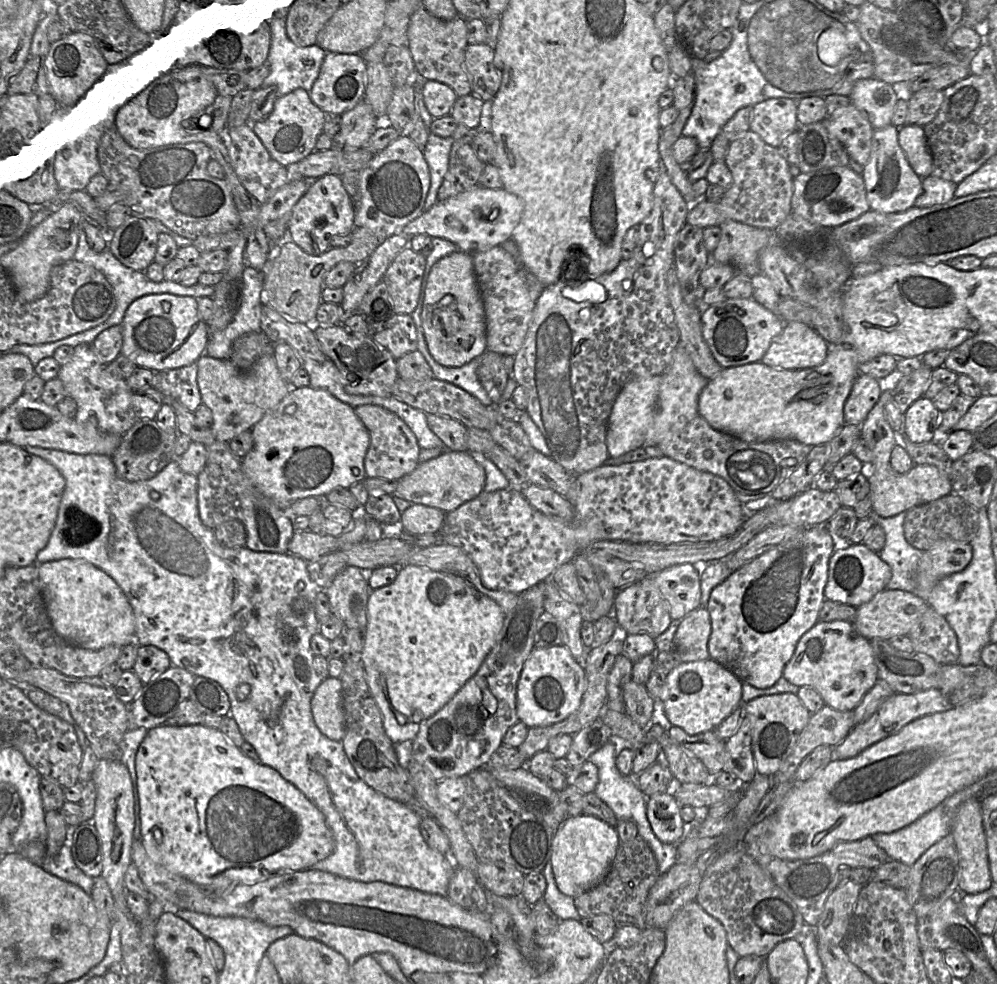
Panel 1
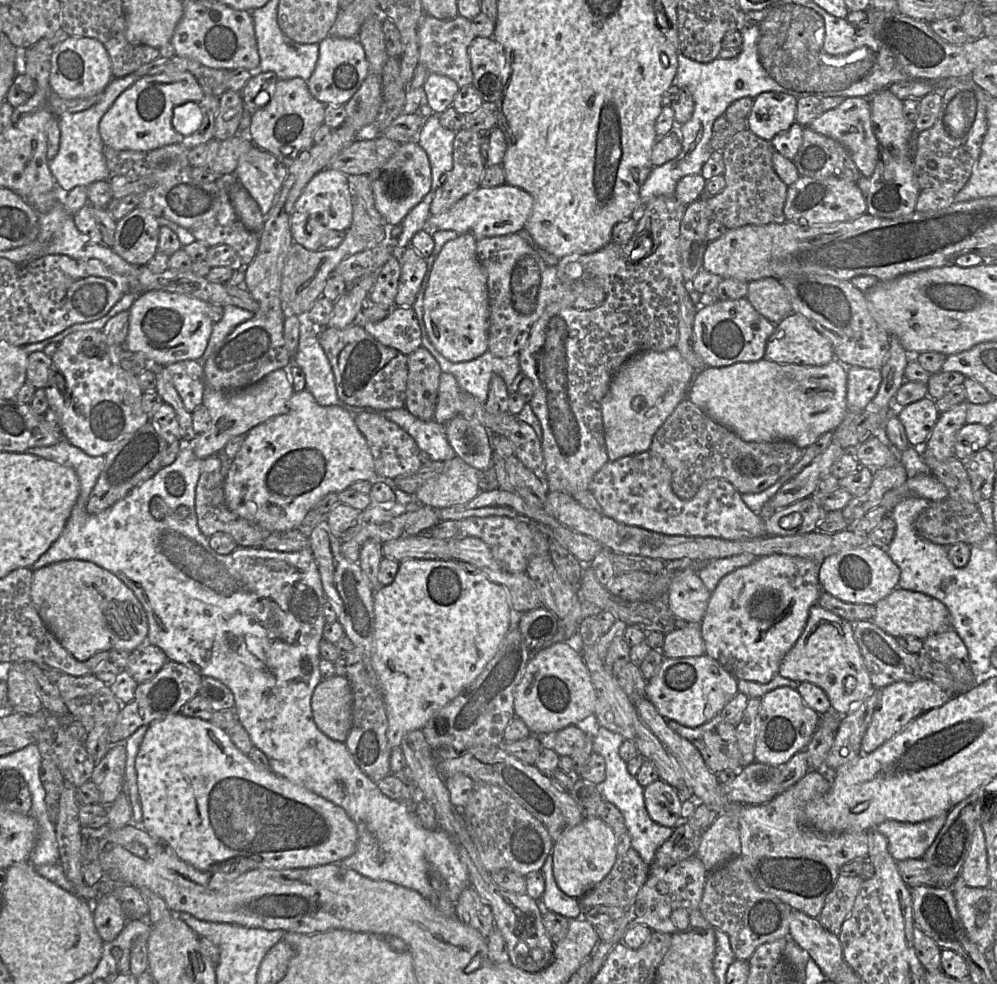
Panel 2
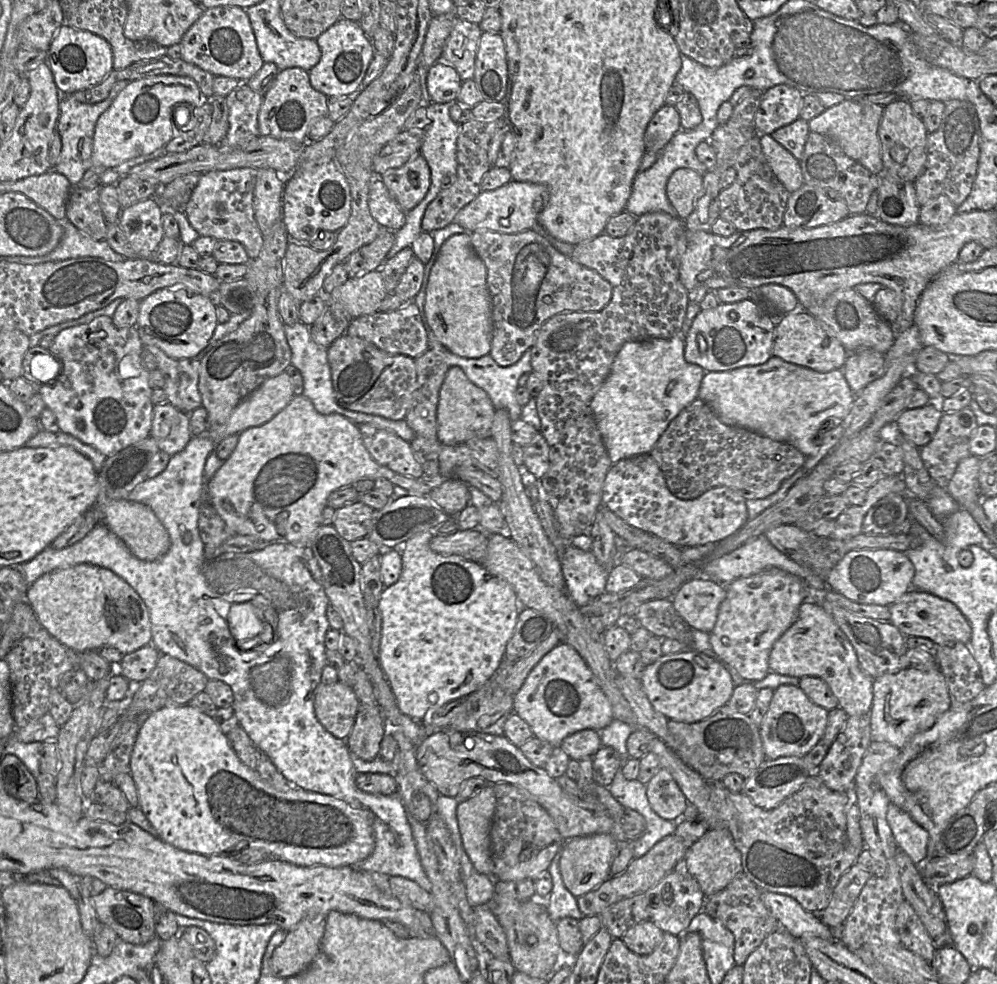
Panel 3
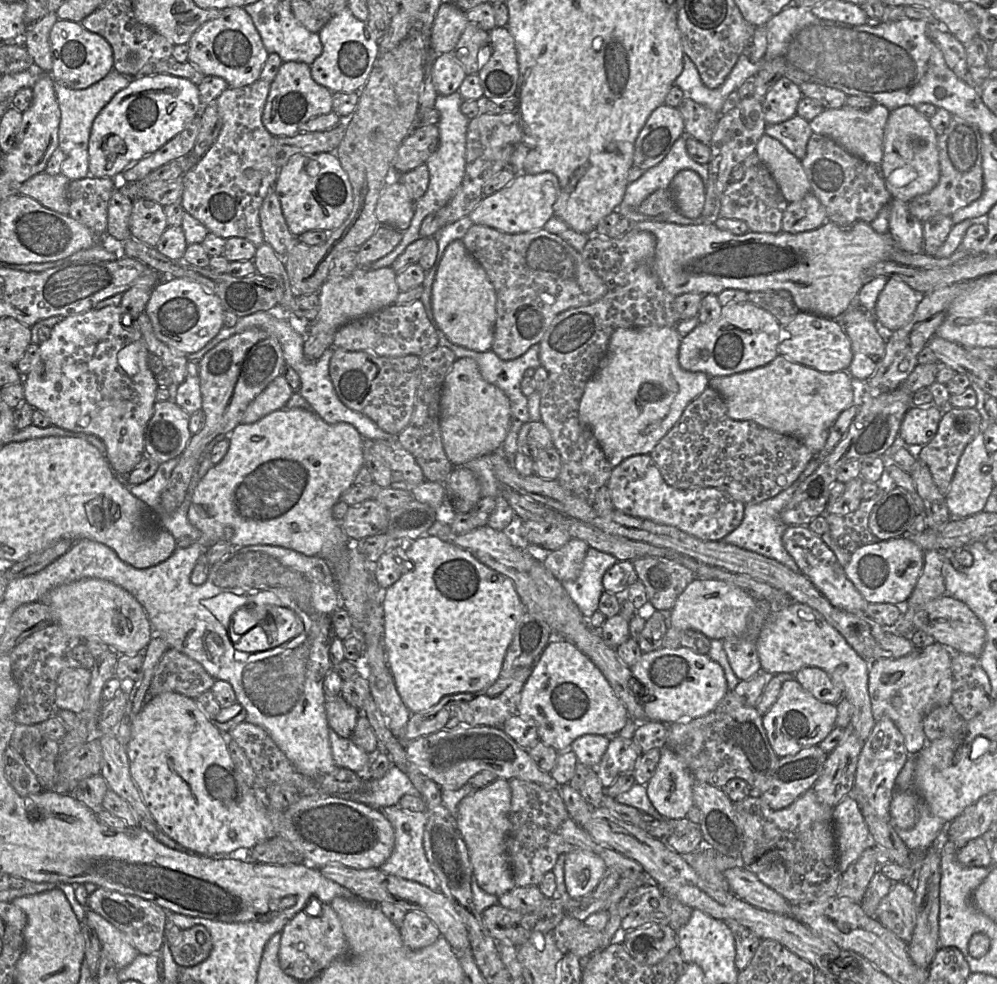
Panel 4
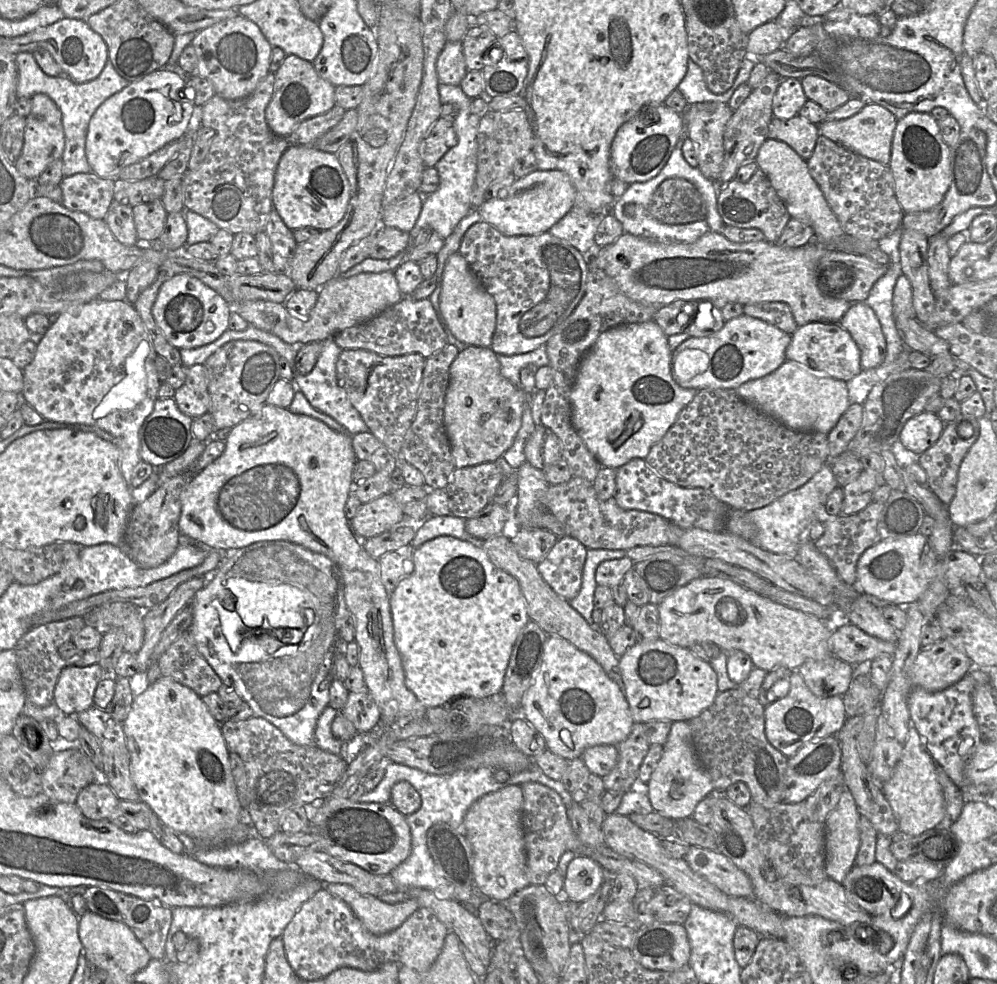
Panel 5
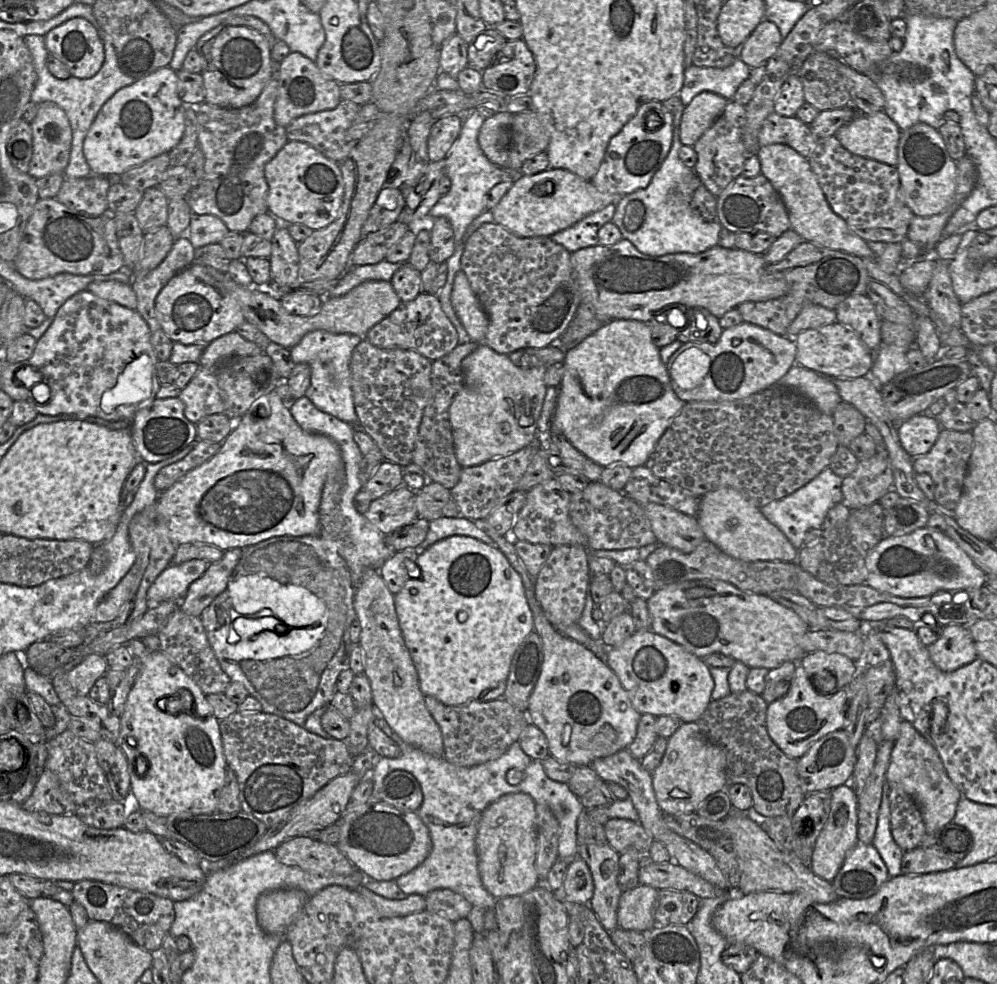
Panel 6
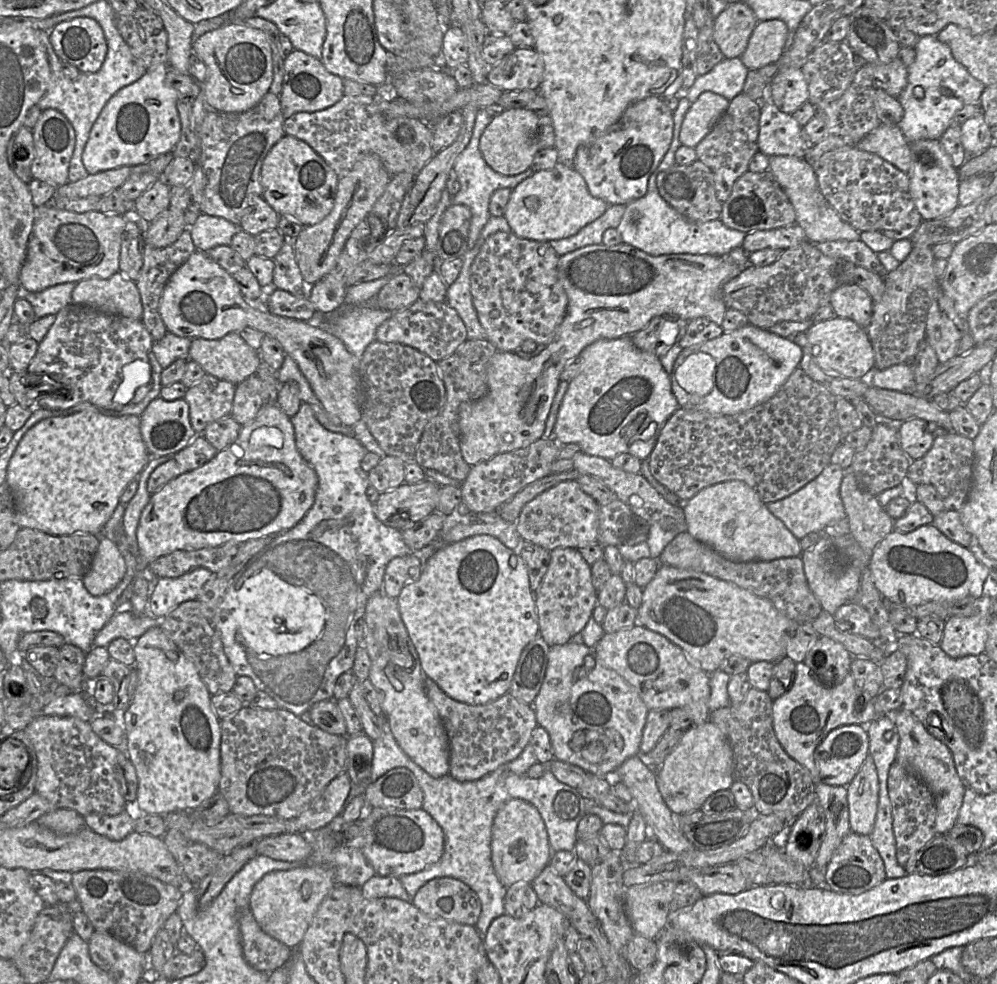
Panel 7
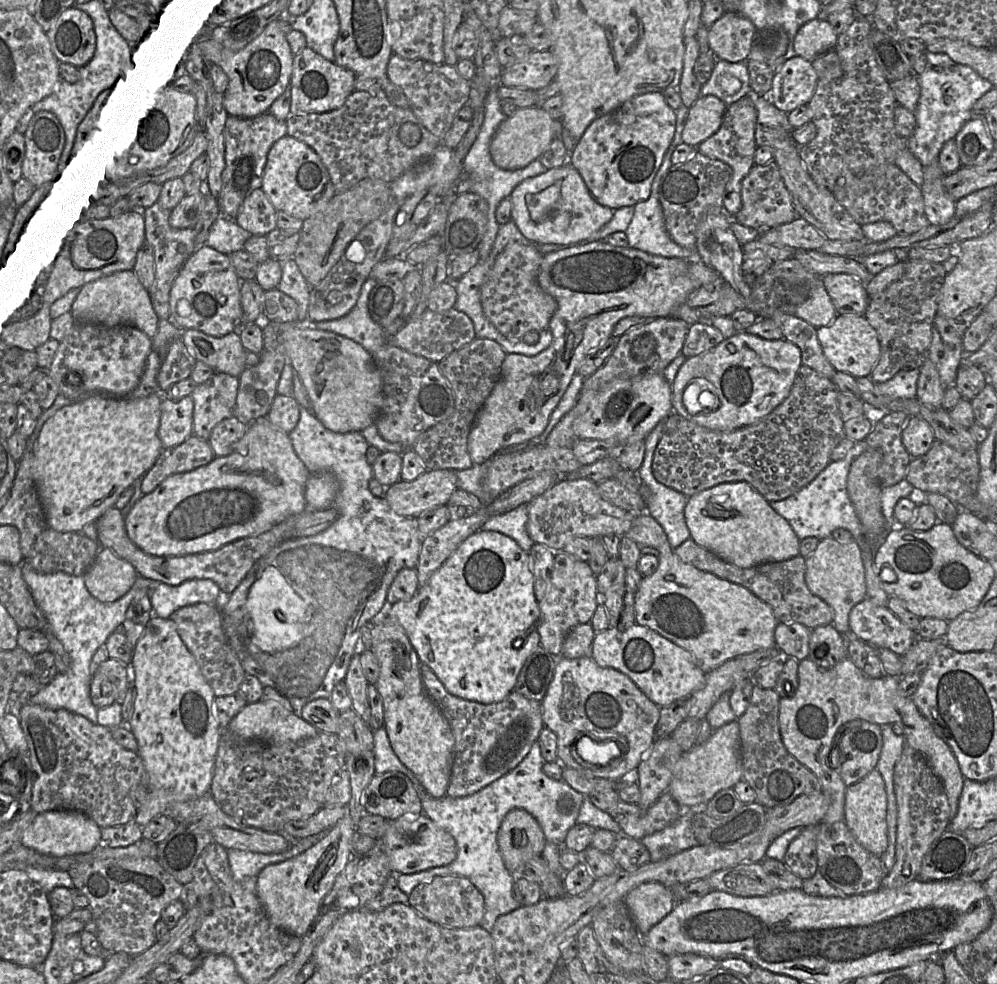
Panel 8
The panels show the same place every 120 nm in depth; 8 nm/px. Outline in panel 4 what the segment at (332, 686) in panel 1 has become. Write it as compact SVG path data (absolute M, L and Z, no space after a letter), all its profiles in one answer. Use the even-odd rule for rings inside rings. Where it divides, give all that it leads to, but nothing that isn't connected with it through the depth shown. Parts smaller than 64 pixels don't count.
M338 695L326 698L325 711L329 727L342 738L350 738L357 724L359 710Z

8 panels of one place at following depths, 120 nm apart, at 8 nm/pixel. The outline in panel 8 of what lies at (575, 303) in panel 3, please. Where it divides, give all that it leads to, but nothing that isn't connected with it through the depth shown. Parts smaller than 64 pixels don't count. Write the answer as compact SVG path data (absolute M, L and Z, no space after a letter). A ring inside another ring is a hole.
M510 242L497 255L487 279L480 289L482 309L487 319L510 341L521 340L531 330L541 332L557 309L556 300L544 292L537 282L543 254L534 244Z

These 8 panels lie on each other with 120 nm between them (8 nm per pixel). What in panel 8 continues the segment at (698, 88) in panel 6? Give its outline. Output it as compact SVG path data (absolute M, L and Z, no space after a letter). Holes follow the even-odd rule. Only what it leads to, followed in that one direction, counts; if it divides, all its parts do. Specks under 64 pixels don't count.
M716 60L711 77L701 87L700 97L714 95L729 106L750 93L750 89L746 62Z

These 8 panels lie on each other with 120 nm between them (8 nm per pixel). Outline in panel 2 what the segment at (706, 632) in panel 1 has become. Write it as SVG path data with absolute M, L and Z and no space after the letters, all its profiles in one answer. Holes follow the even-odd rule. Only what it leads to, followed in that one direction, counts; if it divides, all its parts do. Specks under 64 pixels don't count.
M688 622L683 628L667 633L660 650L666 658L684 658L705 654L700 623Z

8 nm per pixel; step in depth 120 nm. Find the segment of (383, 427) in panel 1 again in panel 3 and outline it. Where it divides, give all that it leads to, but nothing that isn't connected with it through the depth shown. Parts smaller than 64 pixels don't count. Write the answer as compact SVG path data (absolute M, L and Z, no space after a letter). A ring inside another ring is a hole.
M360 424L358 428L365 447L377 463L404 476L423 477L422 466L409 442L372 424Z

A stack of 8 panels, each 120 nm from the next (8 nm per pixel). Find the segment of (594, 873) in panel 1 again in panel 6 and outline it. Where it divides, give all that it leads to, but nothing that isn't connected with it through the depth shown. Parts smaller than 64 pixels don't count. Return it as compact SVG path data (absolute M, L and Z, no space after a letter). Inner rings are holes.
M577 857L569 863L564 879L564 897L567 901L588 904L594 894L591 871L586 862Z

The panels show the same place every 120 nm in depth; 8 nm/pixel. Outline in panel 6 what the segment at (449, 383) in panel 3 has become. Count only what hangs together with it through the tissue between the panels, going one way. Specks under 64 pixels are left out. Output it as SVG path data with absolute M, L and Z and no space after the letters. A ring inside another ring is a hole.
M479 343L462 361L464 385L449 407L456 459L462 468L480 465L505 457L530 445L537 437L537 423L541 414L547 386L544 381L547 366L528 369L513 364L507 354L500 354Z

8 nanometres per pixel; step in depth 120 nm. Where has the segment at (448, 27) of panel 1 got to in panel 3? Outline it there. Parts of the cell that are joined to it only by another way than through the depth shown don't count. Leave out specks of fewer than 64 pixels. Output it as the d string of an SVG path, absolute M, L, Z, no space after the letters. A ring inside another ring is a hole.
M455 19L440 59L455 68L462 81L473 79L482 30L476 23Z

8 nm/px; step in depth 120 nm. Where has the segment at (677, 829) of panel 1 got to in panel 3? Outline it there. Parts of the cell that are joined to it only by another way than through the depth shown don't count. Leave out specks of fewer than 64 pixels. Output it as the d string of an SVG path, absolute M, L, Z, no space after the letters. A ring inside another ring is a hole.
M660 768L646 788L648 801L660 817L675 820L683 815L688 800L668 770Z

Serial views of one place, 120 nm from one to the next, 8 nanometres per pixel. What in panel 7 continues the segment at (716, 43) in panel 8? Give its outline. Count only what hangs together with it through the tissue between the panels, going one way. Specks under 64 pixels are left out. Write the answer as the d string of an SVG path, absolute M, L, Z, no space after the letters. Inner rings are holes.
M743 2L728 3L715 19L713 38L725 58L740 57L745 51L758 20Z

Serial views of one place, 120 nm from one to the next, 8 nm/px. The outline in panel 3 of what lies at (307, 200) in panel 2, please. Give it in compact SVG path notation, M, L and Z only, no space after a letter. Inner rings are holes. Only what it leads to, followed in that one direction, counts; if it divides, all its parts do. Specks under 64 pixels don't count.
M334 160L309 171L294 170L284 178L283 222L294 241L309 242L319 231L338 232L346 225L351 214L351 192Z

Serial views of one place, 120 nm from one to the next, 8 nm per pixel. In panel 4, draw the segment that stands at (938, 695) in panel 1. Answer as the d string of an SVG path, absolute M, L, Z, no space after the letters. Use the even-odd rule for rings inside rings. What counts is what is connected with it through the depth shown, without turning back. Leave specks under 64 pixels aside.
M936 642L932 645L929 645L923 649L916 649L915 652L913 652L910 655L898 658L898 659L890 659L890 658L880 658L875 660L874 662L870 663L869 666L869 682L868 682L868 690L869 690L869 696L871 700L872 705L872 714L875 719L875 721L879 721L882 717L886 716L889 717L896 727L899 729L899 731L902 733L904 737L904 743L905 748L909 755L917 755L920 753L920 751L926 746L927 739L924 733L923 729L923 720L924 718L934 709L940 706L946 706L951 703L951 697L952 697L952 669L951 669L951 659L952 659L952 652L957 651L951 651L947 647L943 646L942 644Z

